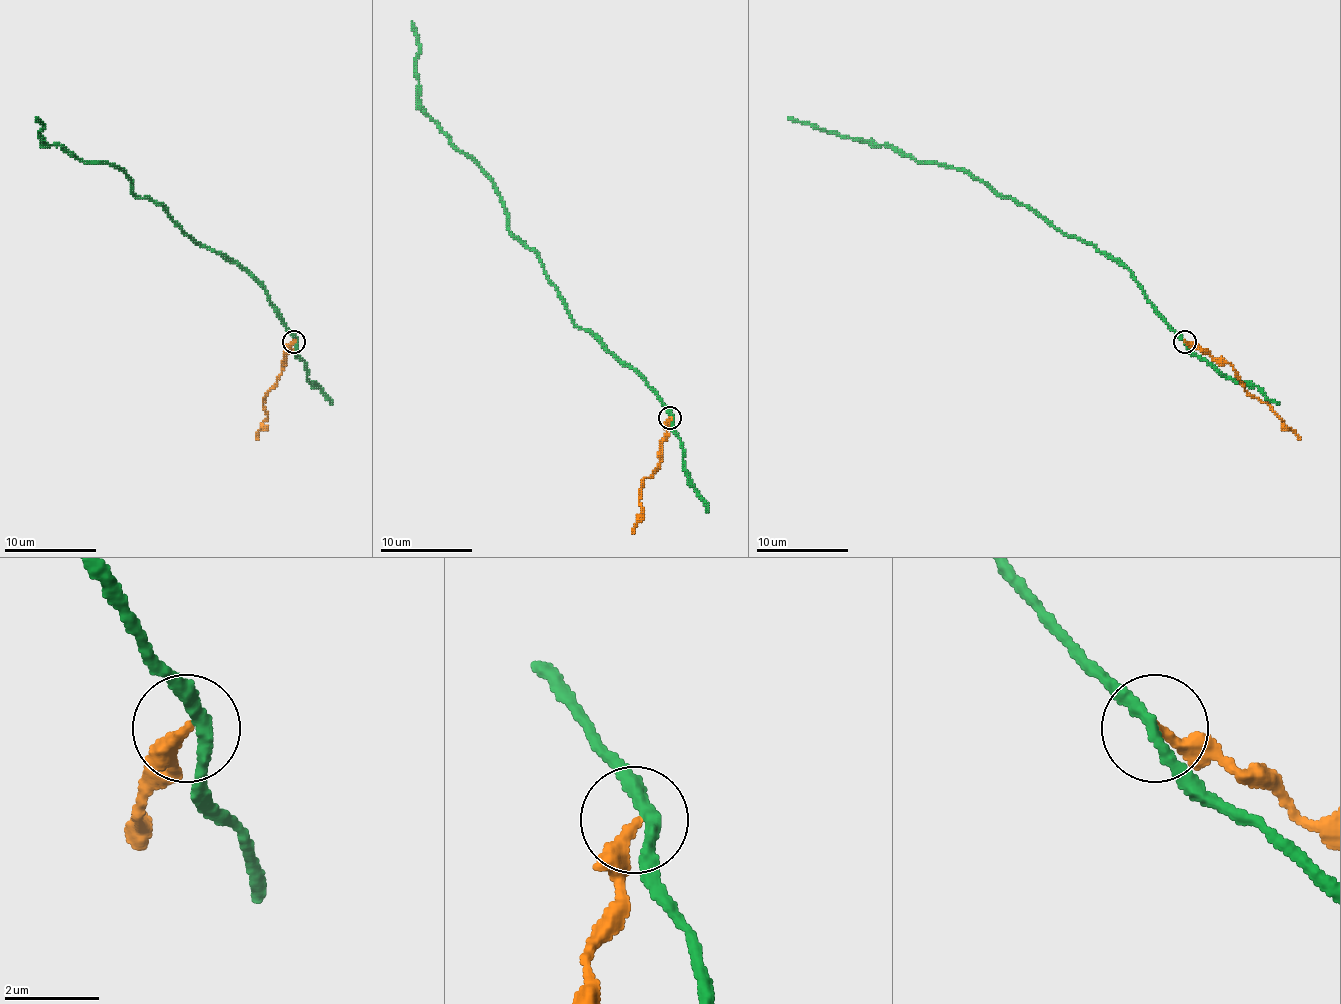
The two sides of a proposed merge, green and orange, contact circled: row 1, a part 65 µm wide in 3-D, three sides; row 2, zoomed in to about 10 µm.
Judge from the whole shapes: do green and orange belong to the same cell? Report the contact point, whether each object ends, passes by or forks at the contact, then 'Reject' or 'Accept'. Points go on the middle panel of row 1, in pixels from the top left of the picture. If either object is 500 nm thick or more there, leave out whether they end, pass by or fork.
Place: (669, 418). At the ring green passes by. At the ring orange ends. Reject

